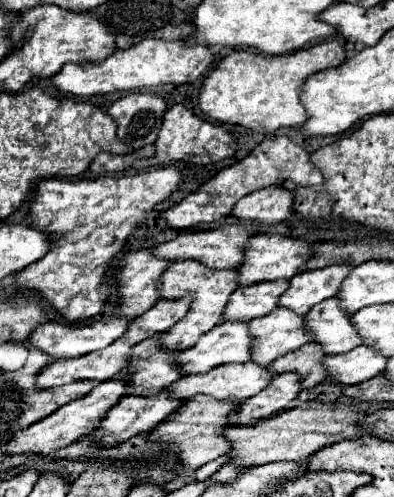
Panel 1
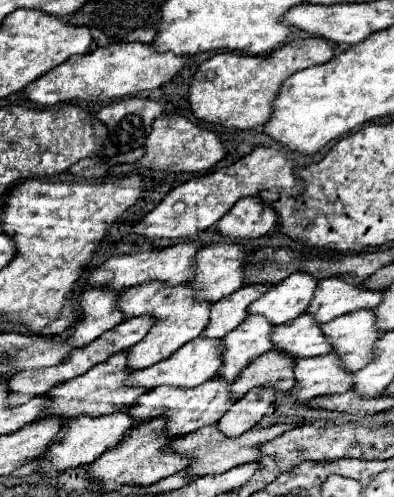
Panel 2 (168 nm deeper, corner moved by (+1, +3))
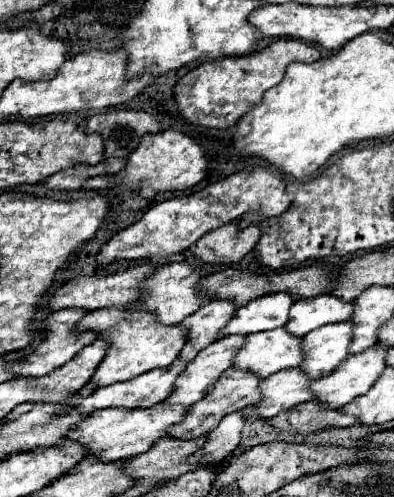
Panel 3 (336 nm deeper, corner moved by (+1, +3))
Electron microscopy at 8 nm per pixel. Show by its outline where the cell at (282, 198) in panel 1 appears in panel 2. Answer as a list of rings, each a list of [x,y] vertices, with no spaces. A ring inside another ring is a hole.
[[[242,198],[218,224],[216,232],[232,242],[254,240],[276,226],[276,212],[258,198]]]

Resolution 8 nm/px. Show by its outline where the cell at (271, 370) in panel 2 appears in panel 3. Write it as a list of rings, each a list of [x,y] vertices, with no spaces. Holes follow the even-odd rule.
[[[228,368],[220,380],[216,382],[216,386],[210,388],[210,392],[200,400],[196,402],[194,406],[188,408],[188,416],[172,426],[170,430],[170,436],[174,438],[184,438],[184,440],[190,440],[190,438],[196,438],[196,436],[206,436],[210,430],[214,430],[220,420],[230,414],[230,412],[236,412],[236,410],[242,410],[246,406],[252,406],[252,404],[258,404],[260,398],[262,398],[262,390],[260,390],[260,378],[254,374],[254,372],[248,372],[248,370],[240,370],[240,368]]]

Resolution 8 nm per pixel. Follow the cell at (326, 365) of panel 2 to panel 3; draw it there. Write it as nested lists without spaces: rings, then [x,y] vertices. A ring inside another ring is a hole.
[[[286,368],[280,370],[260,384],[264,400],[258,404],[262,418],[272,418],[284,410],[290,410],[292,406],[298,406],[302,402],[314,400],[312,394],[312,378],[300,368]]]

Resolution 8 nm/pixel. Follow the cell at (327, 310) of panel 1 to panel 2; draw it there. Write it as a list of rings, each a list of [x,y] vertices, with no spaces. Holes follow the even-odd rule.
[[[302,314],[284,326],[274,326],[270,340],[276,350],[282,350],[292,358],[312,358],[332,352],[332,346],[326,342],[320,330],[320,324],[316,324],[308,314]]]

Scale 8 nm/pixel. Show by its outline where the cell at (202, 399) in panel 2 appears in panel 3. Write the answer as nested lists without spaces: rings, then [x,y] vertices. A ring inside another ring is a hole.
[[[158,402],[156,406],[150,408],[132,408],[132,410],[106,408],[106,410],[96,410],[92,418],[80,422],[72,432],[68,432],[66,438],[84,444],[86,454],[98,454],[100,458],[114,462],[114,460],[124,460],[124,458],[144,454],[160,438],[166,438],[170,426],[182,422],[186,414],[188,414],[186,406],[166,404],[166,402]]]

